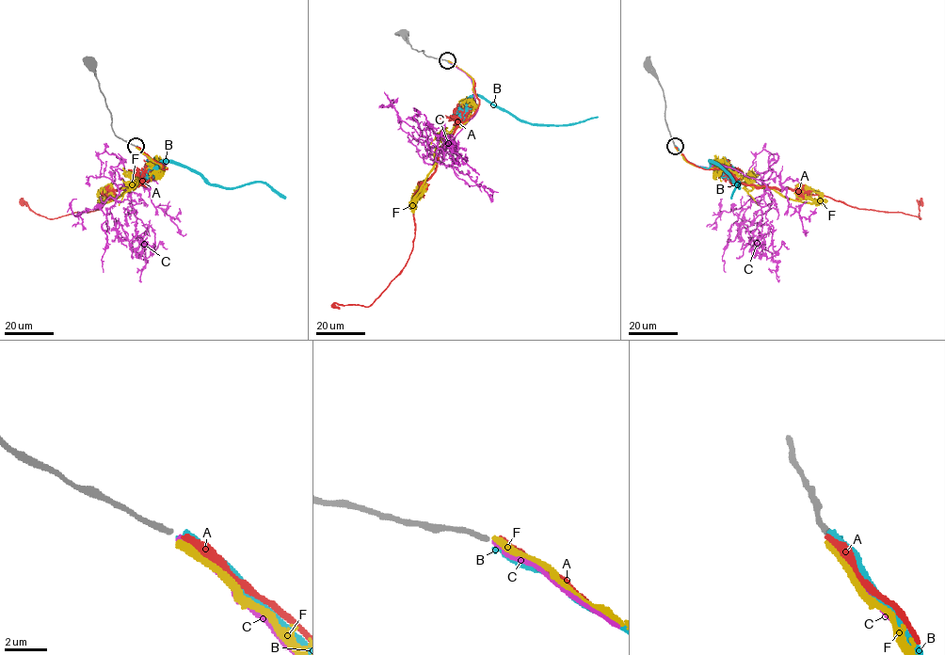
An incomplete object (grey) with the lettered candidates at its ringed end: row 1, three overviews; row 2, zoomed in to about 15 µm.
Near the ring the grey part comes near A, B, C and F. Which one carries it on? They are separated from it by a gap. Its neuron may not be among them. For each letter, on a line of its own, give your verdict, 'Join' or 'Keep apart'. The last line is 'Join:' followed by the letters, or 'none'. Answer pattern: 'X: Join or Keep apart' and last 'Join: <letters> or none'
A: Join
B: Keep apart
C: Keep apart
F: Keep apart
Join: A

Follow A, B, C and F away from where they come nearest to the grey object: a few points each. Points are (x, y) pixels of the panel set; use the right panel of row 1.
A: (675, 146), (695, 165), (725, 168), (745, 184), (804, 191), (856, 208), (920, 218), (917, 200), (922, 204)
B: (675, 146), (695, 165), (707, 168), (710, 162), (714, 162), (739, 188), (738, 182), (731, 197)
C: (675, 146), (695, 165), (725, 165), (766, 187), (761, 179), (773, 169), (807, 233)
F: (675, 147), (694, 166), (718, 168), (723, 161), (787, 198), (818, 198), (795, 189)

